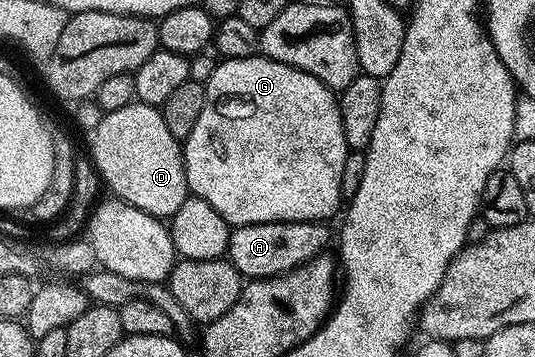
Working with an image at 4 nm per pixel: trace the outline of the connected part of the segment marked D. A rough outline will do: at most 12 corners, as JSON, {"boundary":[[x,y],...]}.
{"boundary":[[161,110],[107,111],[89,136],[101,182],[163,221],[188,197]]}

